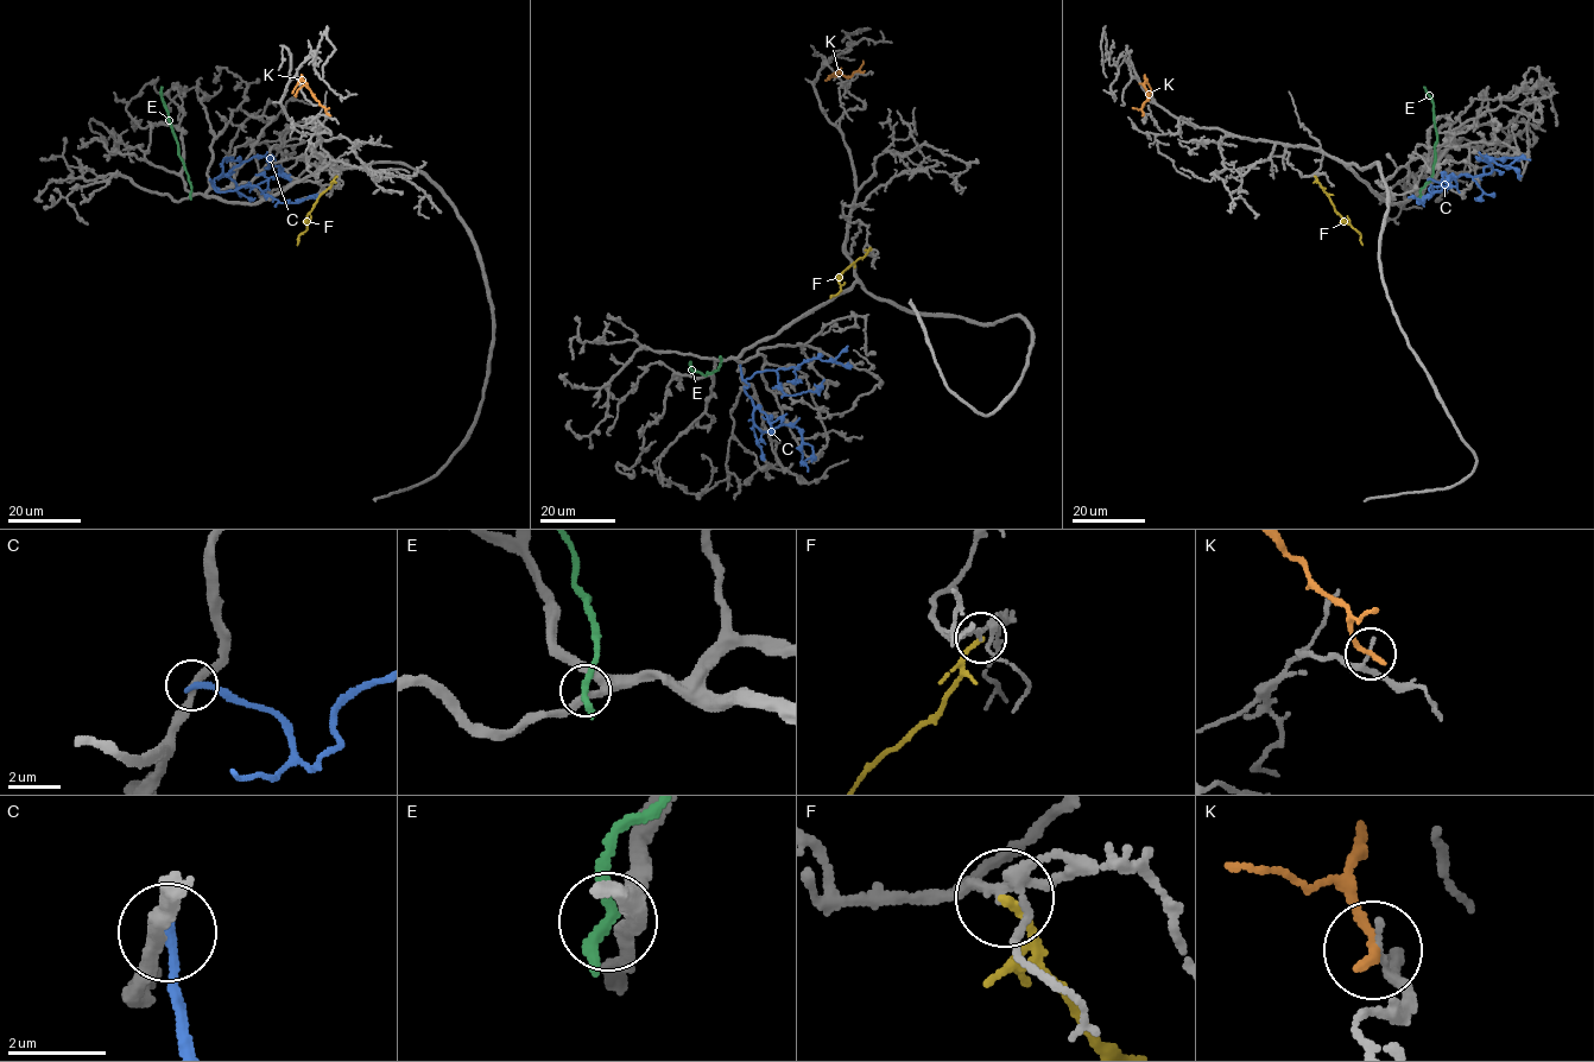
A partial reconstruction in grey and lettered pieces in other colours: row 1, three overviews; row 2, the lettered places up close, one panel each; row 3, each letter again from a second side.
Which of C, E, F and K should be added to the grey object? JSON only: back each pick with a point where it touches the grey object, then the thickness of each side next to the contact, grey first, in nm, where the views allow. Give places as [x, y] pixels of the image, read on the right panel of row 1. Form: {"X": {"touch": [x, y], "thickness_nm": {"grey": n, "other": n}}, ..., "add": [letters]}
{"add": []}

